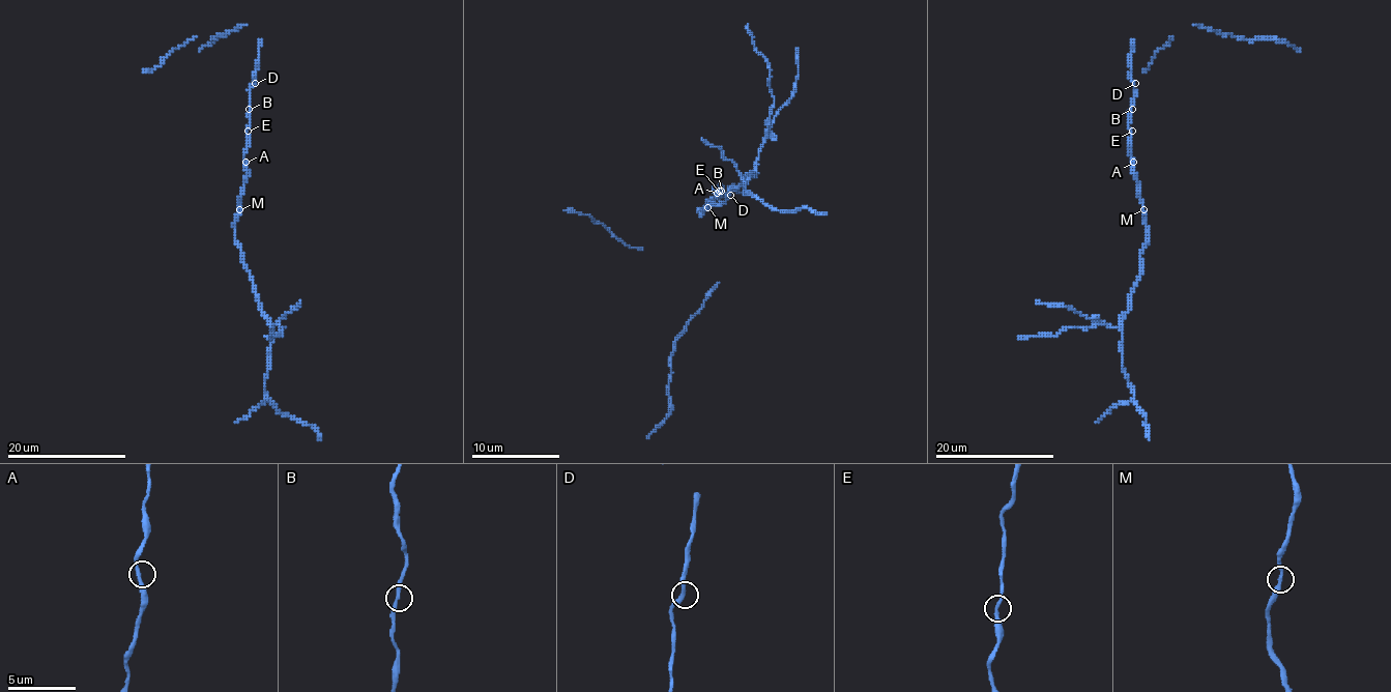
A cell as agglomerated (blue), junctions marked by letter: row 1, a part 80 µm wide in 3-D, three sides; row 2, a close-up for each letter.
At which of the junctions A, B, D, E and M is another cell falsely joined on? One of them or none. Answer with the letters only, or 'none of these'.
none of these

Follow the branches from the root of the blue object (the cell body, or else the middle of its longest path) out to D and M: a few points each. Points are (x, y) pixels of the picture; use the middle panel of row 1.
D: (717, 193), (715, 189), (721, 186), (721, 193), (730, 195)
M: (717, 193), (708, 208)

